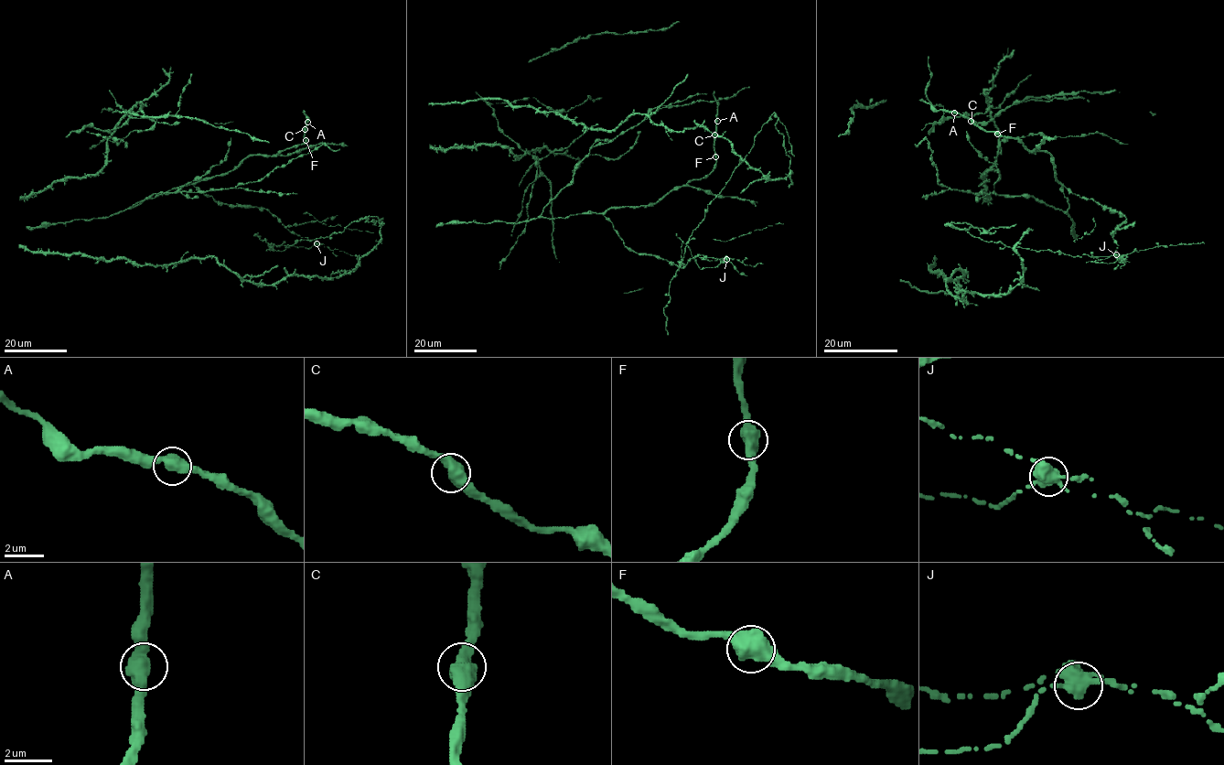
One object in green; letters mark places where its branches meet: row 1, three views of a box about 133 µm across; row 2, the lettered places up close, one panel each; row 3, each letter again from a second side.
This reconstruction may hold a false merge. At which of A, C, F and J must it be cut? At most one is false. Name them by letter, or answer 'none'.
J

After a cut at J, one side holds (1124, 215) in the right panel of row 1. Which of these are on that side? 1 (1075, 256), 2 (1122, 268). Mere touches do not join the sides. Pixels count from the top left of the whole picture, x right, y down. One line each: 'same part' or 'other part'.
1: other part
2: same part

